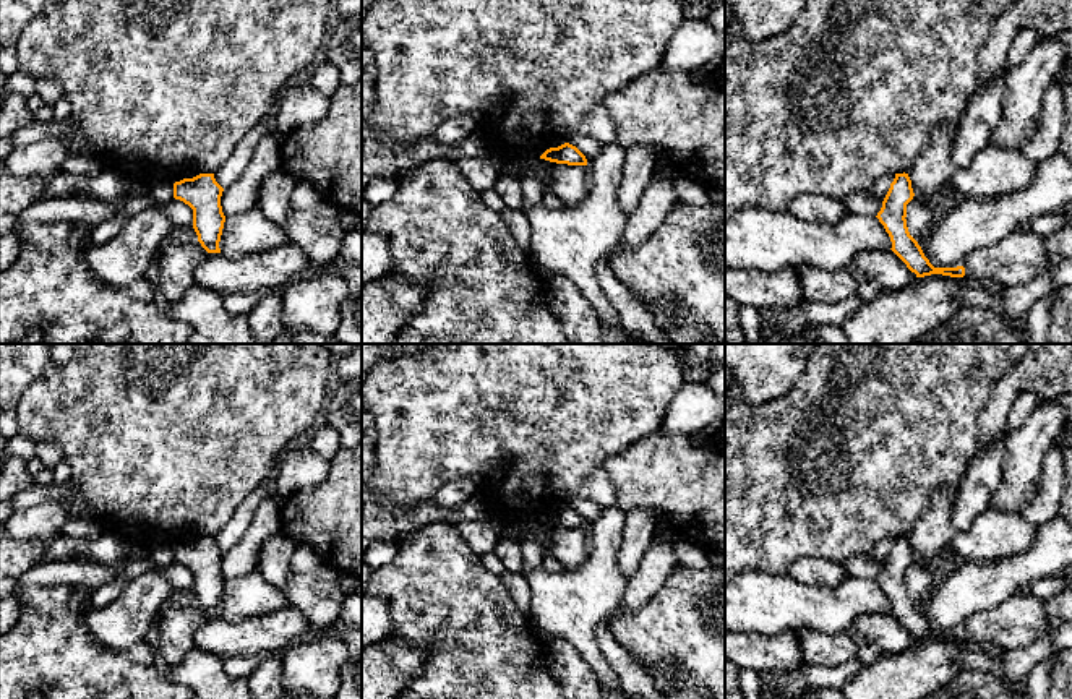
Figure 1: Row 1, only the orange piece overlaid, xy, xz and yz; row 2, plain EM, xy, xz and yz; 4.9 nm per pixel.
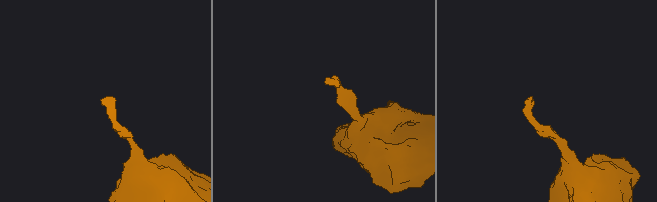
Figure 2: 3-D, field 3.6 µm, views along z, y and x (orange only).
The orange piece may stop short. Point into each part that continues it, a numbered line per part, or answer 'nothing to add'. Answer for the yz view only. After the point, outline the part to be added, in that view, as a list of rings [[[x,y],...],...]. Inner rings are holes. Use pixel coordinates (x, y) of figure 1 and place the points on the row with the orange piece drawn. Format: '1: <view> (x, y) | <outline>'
nothing to add

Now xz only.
nothing to add

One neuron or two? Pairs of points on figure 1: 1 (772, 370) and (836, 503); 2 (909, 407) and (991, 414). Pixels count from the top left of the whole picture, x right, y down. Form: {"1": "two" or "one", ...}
{"1": "two", "2": "two"}

